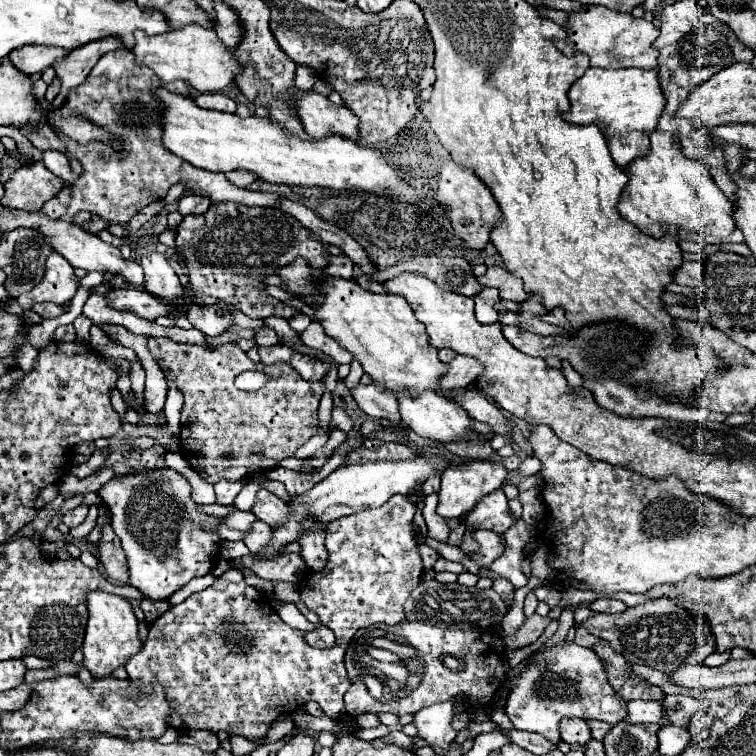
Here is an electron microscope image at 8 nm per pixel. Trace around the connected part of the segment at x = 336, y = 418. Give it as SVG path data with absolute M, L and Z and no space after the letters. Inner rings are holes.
M333 408L333 412L331 412L331 422L333 422L333 426L341 428L343 432L349 432L349 430L353 428L353 420L351 420L351 418L347 416L347 412L341 410L341 408Z

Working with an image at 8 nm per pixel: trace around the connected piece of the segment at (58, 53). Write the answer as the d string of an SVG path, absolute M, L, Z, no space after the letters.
M21 46L9 54L9 60L25 74L43 72L51 64L67 58L71 50L53 48L53 46Z

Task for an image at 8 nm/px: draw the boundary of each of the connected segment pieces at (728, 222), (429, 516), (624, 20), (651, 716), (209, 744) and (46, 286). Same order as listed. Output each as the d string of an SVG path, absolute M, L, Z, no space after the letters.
M655 130L649 138L651 154L633 160L625 170L629 174L629 184L625 186L621 202L617 204L619 214L635 224L641 232L655 238L665 236L667 226L675 226L677 230L683 228L693 234L711 234L719 240L729 238L735 230L731 204L721 188L713 182L707 166L699 160L683 156L677 136Z
M429 494L425 496L425 508L423 508L423 518L427 522L427 530L429 530L429 536L435 538L435 540L441 540L441 542L447 542L449 538L449 526L447 526L447 520L441 518L437 512L437 494Z
M587 6L581 12L569 14L567 28L567 44L557 42L557 48L563 54L585 52L591 58L591 66L599 68L643 68L643 70L659 70L659 52L651 46L651 38L659 36L659 28L645 18L633 18L631 14L615 12L605 6Z
M631 700L627 703L628 717L625 719L631 724L645 724L645 722L661 722L663 720L663 706L661 702L649 700Z
M207 730L181 732L179 742L195 744L195 746L199 746L201 750L205 750L207 753L214 753L220 747L217 734Z
M53 252L47 258L45 276L31 292L22 294L16 299L18 304L26 311L32 309L36 303L52 302L63 305L71 301L81 284L79 278L73 274L73 270L75 268L59 252Z

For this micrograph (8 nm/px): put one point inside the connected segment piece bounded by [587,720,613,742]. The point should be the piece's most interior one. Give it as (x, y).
(600, 729)

